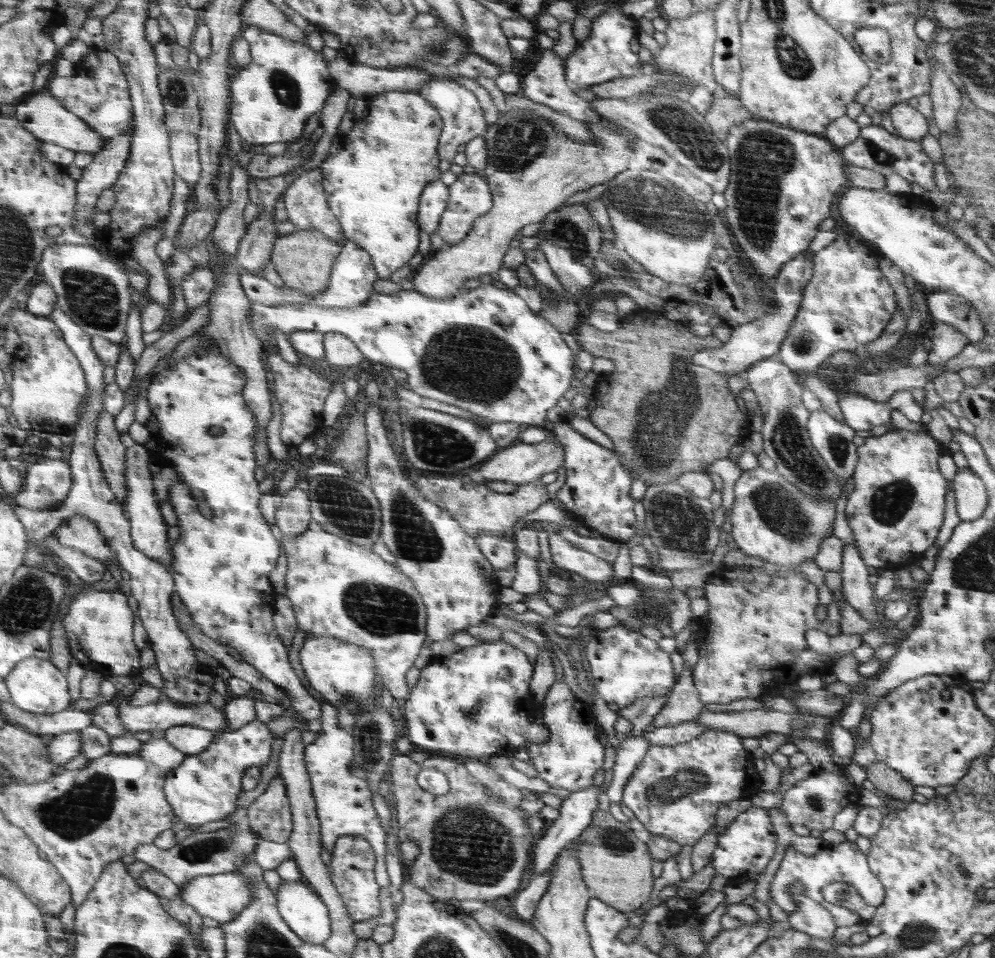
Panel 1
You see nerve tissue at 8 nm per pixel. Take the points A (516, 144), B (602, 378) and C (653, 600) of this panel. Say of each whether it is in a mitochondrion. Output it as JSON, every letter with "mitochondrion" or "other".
{"A":"mitochondrion","B":"other","C":"mitochondrion"}

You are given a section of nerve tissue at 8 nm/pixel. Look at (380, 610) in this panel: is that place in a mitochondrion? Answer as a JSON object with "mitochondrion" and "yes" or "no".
{"mitochondrion":"yes"}

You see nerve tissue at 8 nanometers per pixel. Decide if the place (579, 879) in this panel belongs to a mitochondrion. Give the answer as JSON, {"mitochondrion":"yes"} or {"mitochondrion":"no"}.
{"mitochondrion":"no"}

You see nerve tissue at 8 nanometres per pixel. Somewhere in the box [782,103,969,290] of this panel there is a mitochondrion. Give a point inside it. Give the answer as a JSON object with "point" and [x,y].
{"point":[880,155]}

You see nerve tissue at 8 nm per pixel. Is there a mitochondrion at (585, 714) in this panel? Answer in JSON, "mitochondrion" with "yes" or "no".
{"mitochondrion":"no"}

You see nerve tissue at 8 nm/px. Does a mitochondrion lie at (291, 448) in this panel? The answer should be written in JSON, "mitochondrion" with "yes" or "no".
{"mitochondrion":"no"}

